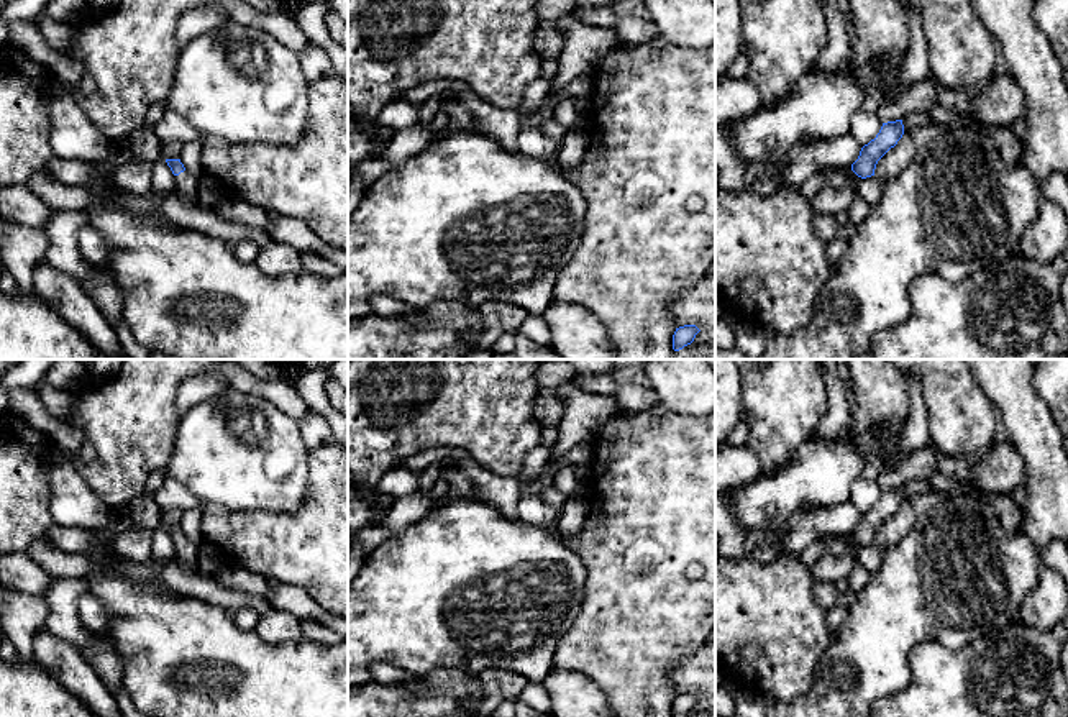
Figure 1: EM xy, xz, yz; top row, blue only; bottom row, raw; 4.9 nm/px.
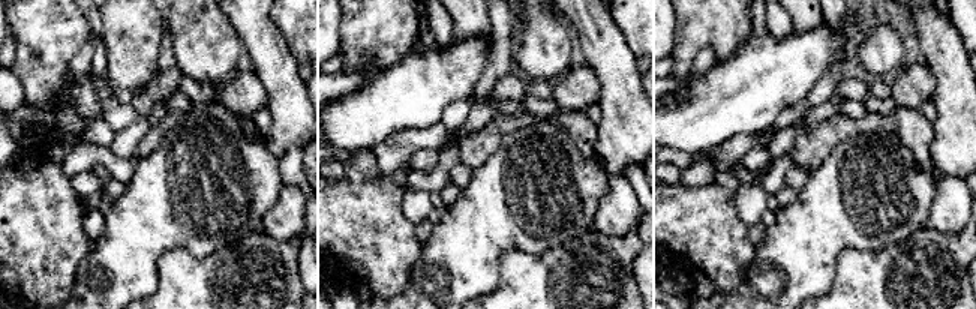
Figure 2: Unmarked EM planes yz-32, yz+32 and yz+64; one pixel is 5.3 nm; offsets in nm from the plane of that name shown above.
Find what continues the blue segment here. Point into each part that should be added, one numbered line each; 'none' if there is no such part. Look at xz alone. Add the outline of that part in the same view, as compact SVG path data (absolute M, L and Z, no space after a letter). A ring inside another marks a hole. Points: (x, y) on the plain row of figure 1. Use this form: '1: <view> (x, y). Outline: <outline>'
none

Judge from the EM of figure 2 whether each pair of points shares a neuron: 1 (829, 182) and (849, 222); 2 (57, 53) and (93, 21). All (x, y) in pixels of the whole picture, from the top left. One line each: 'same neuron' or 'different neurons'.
1: same neuron
2: different neurons

